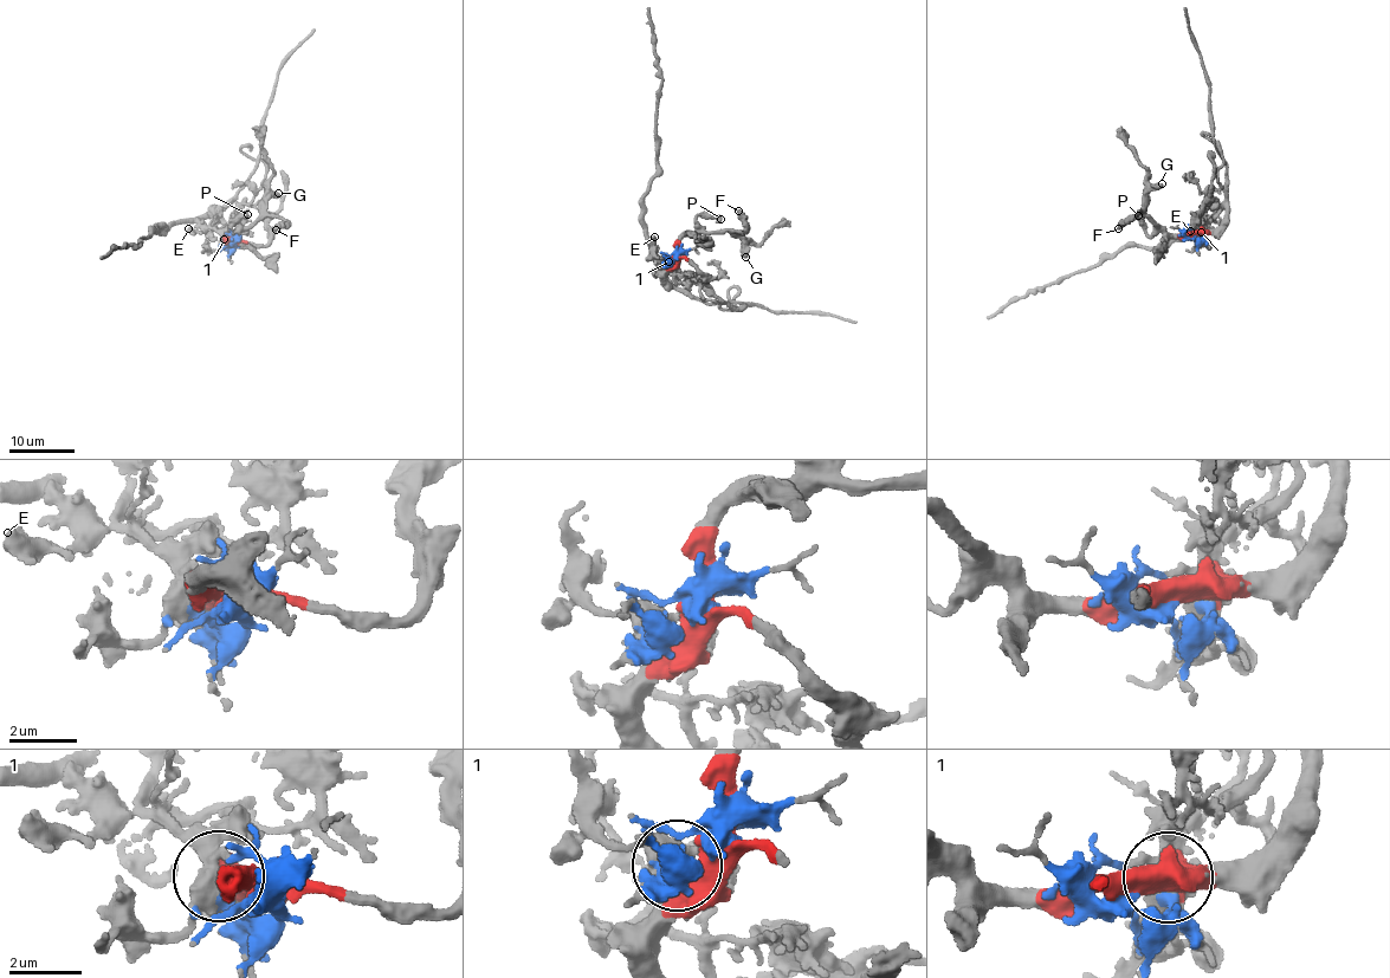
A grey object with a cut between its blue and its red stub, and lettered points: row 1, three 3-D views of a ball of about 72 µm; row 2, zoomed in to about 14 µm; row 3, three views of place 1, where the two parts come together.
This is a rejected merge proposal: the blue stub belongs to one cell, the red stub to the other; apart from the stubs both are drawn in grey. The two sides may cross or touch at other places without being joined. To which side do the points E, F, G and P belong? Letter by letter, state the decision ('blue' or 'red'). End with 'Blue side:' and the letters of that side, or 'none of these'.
E: blue
F: red
G: red
P: red
Blue side: E

